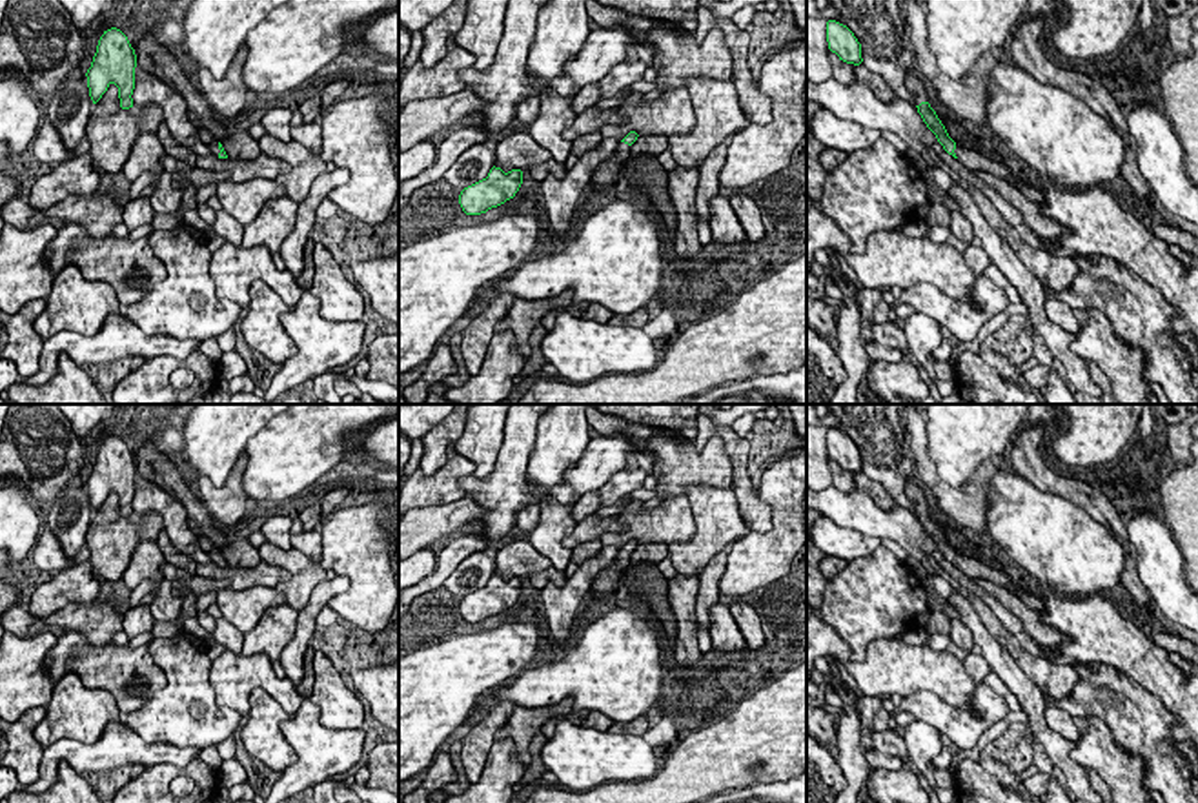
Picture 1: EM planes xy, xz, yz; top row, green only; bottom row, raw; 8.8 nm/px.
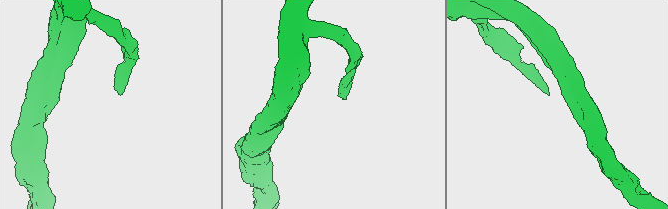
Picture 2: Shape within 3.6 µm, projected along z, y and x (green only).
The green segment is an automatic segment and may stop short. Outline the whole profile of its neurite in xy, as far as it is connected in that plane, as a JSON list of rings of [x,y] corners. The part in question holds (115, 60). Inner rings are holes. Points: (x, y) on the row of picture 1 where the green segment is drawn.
[[[111,27],[98,40],[91,67],[87,69],[87,87],[96,104],[111,84],[118,87],[120,107],[133,107],[137,55],[127,36]]]

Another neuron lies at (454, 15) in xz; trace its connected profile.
[[[455,0],[422,29],[421,62],[433,67],[446,55],[448,40],[462,27],[468,0]]]

